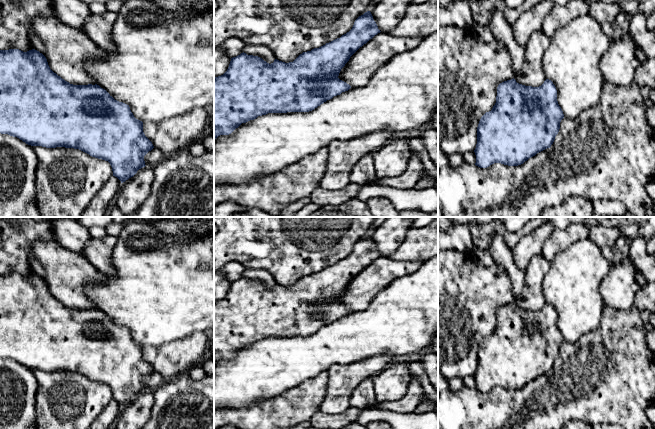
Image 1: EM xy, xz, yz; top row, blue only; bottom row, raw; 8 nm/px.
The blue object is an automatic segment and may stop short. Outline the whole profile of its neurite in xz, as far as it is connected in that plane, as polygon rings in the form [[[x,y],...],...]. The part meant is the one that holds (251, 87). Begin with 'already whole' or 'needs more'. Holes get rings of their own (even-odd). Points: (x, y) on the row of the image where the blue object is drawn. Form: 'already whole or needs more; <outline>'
already whole; [[[370,11],[359,16],[346,34],[325,45],[303,52],[293,62],[277,59],[269,64],[262,58],[241,53],[231,58],[227,71],[214,78],[214,139],[229,135],[242,123],[268,113],[309,112],[348,91],[351,86],[338,78],[350,57],[380,33]]]

